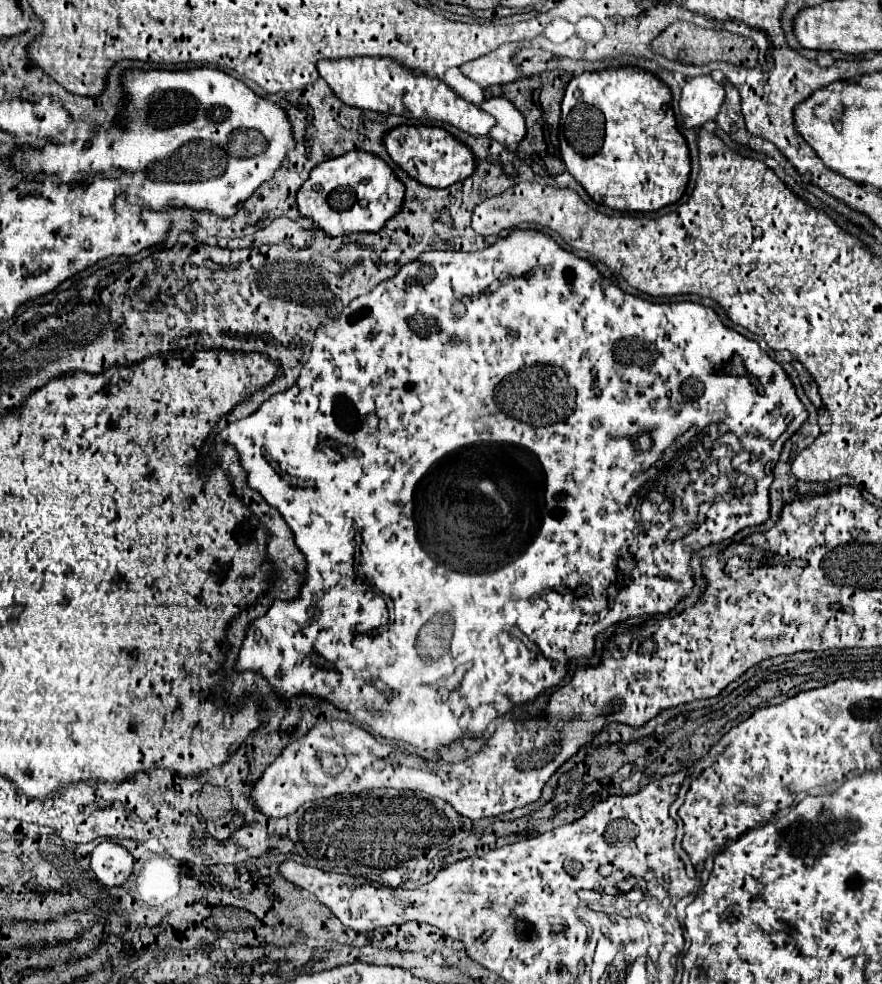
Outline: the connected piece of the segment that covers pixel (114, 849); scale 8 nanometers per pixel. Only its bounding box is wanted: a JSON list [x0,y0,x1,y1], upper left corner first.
[91,840,133,888]

